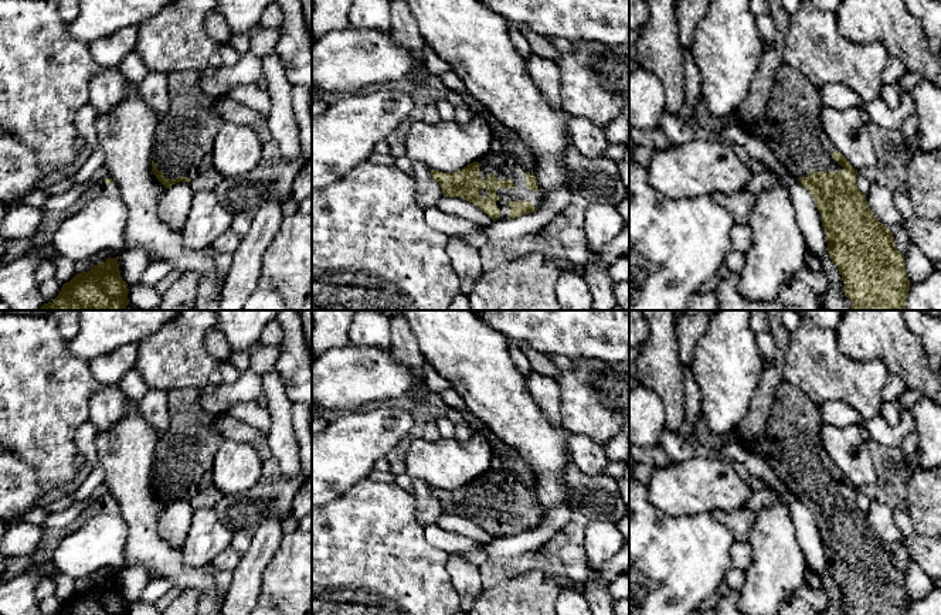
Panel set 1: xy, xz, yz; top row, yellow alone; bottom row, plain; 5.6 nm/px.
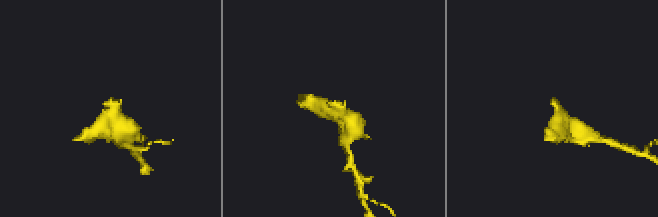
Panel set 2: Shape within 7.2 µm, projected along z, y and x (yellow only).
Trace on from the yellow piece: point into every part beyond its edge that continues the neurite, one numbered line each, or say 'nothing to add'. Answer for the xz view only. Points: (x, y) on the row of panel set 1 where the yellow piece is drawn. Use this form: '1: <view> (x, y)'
1: xz (502, 165)

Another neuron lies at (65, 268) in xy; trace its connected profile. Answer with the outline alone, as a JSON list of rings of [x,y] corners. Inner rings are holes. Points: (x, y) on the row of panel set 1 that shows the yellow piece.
[[[57,251],[52,254],[52,262],[57,265],[57,279],[61,285],[69,282],[77,275],[77,264]]]

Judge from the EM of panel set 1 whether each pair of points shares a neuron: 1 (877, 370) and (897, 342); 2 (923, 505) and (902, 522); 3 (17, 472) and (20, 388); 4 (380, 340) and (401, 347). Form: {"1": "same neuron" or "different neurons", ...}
{"1": "different neurons", "2": "different neurons", "3": "different neurons", "4": "different neurons"}

